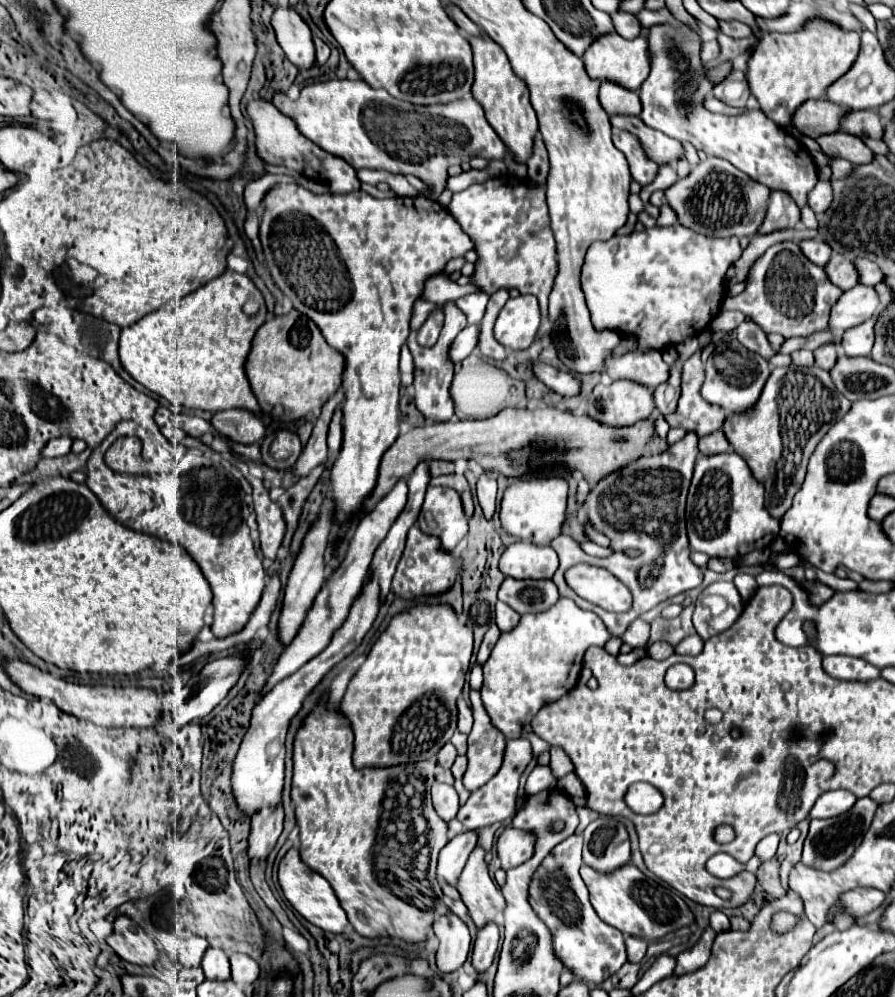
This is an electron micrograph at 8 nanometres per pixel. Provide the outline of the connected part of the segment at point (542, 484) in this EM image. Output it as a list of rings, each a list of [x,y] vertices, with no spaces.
[[[560,478],[518,480],[504,492],[500,504],[500,524],[508,530],[508,534],[518,536],[522,542],[550,544],[560,534],[560,526],[566,518],[566,498],[568,484]]]

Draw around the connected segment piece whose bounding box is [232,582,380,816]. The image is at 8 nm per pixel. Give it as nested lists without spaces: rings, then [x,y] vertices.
[[[374,582],[364,586],[350,608],[346,622],[334,632],[330,644],[318,656],[314,656],[310,662],[306,662],[298,672],[280,680],[254,708],[250,728],[240,744],[238,756],[232,766],[232,792],[244,814],[252,816],[252,814],[256,814],[264,808],[272,808],[280,802],[280,794],[282,794],[282,786],[284,786],[284,756],[286,756],[284,744],[286,744],[286,732],[288,732],[290,720],[298,714],[304,698],[314,690],[314,686],[338,662],[342,662],[346,656],[350,656],[360,646],[364,634],[370,630],[370,626],[378,614],[378,608],[380,608],[380,602],[376,598],[378,596],[376,588],[378,586]]]

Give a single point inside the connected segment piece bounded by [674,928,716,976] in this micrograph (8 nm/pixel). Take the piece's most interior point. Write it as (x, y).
(698, 955)

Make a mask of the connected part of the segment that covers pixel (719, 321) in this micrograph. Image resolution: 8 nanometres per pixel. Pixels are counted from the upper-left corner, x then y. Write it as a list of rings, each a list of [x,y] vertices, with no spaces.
[[[722,310],[718,312],[718,316],[712,320],[712,328],[714,330],[722,330],[722,332],[728,332],[728,330],[734,330],[740,322],[744,322],[746,316],[740,314],[740,312],[728,312],[728,310]]]

